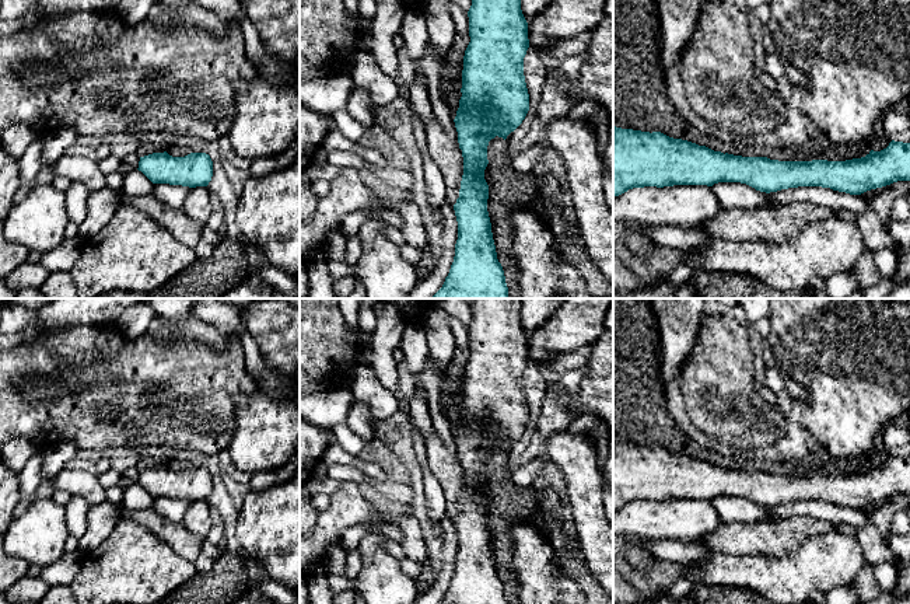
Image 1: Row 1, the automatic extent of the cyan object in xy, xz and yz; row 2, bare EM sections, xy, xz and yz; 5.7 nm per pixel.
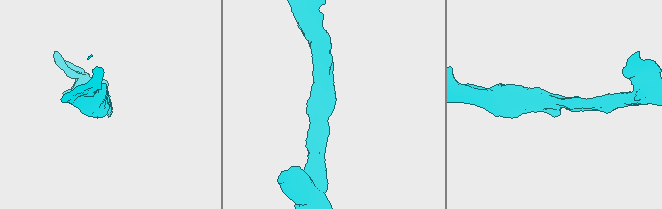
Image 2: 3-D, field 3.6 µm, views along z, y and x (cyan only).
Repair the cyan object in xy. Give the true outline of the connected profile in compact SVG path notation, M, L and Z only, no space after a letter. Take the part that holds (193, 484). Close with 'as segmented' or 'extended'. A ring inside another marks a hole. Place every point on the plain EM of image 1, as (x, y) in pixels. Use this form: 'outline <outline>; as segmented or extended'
outline M167 465L140 471L139 485L153 497L207 500L213 490L213 475L206 467L172 471Z; as segmented

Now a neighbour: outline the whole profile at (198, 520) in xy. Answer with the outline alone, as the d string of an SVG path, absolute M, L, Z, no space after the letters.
M207 500L192 502L181 523L190 533L206 540L211 528L211 516L210 516L209 502Z

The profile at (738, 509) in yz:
M718 496L711 503L725 523L757 523L769 516L778 519L790 516L813 517L830 523L847 523L855 528L869 523L867 513L860 509L822 500L798 500L766 507L741 496Z

